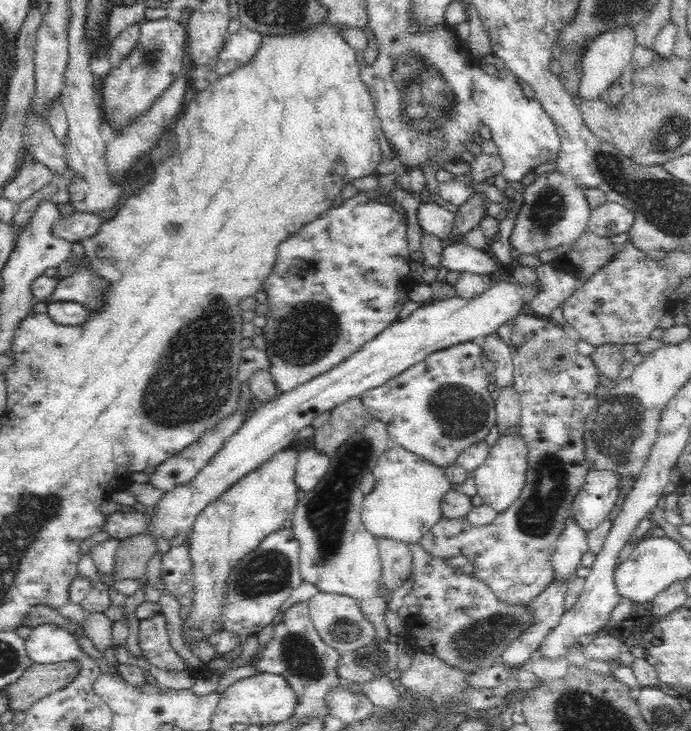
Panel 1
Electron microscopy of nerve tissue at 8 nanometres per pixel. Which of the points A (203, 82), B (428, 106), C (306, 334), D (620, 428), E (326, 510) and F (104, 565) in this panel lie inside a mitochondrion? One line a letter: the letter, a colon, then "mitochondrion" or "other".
A: other
B: mitochondrion
C: mitochondrion
D: mitochondrion
E: mitochondrion
F: other

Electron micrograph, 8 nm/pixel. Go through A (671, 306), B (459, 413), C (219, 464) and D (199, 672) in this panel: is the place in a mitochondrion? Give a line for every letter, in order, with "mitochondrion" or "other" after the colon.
A: other
B: mitochondrion
C: other
D: other

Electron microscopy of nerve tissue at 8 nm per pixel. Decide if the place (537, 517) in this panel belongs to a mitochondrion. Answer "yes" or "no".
yes

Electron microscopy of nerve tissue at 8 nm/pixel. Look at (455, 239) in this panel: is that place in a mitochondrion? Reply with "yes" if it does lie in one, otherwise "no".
no

